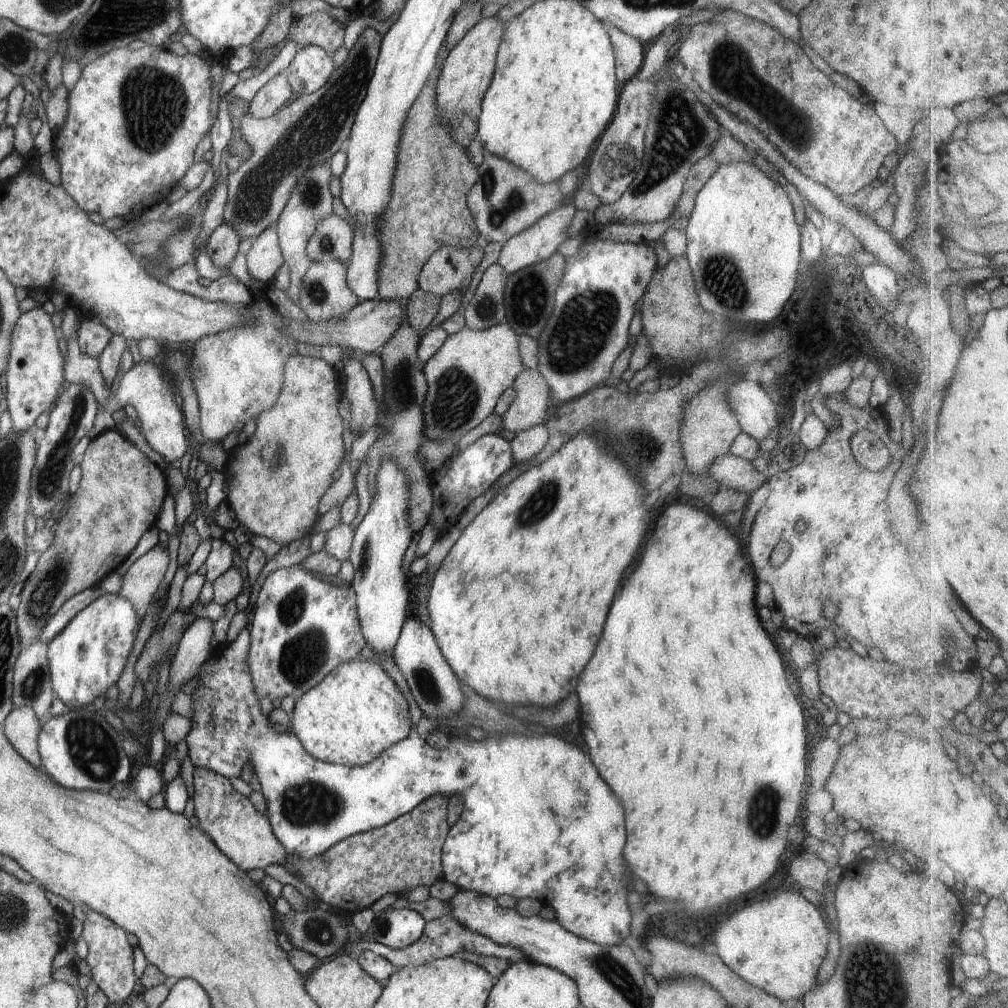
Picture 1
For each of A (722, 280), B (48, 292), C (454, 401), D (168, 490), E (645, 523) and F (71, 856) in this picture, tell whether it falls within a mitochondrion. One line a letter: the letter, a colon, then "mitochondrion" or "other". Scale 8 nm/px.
A: mitochondrion
B: other
C: mitochondrion
D: other
E: other
F: other

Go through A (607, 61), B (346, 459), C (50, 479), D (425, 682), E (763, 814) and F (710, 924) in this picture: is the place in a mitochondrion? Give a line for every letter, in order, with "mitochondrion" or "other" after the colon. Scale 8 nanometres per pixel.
A: other
B: other
C: mitochondrion
D: mitochondrion
E: mitochondrion
F: other

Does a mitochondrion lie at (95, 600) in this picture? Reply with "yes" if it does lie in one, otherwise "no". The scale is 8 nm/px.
no

